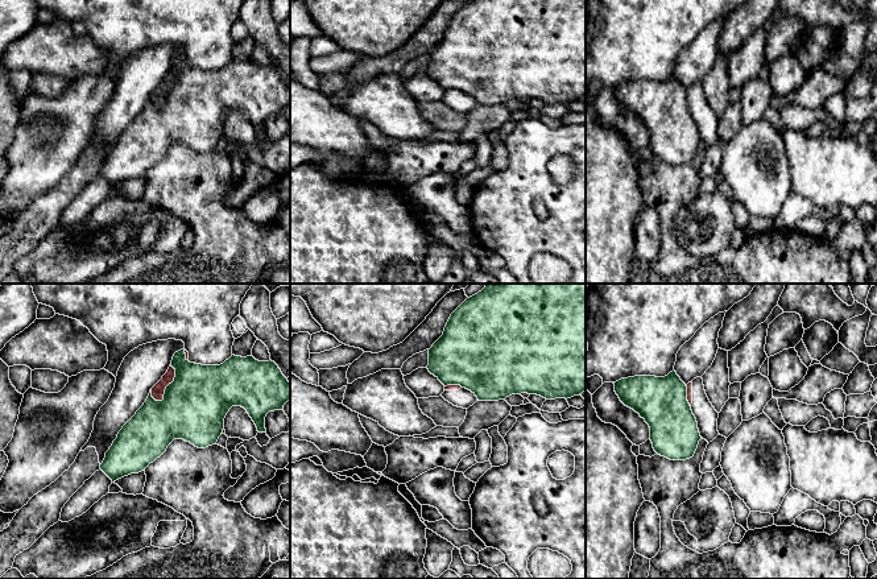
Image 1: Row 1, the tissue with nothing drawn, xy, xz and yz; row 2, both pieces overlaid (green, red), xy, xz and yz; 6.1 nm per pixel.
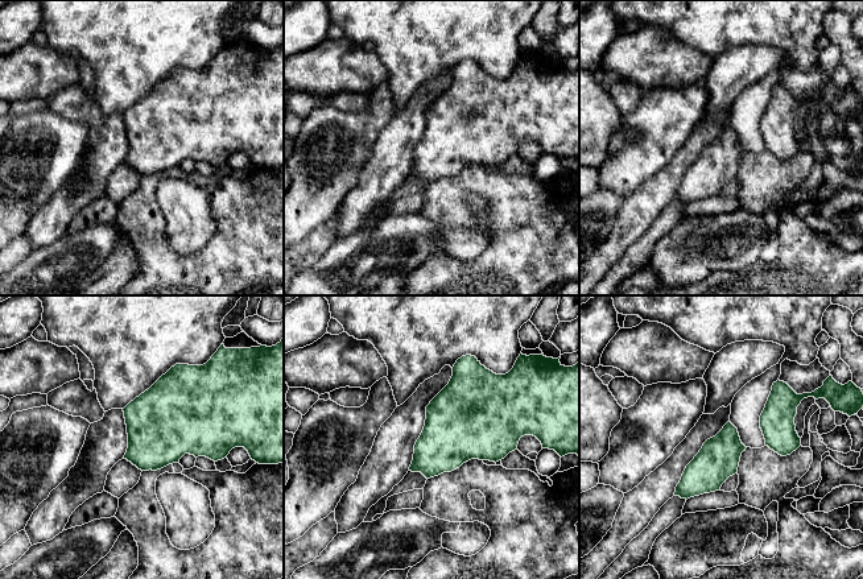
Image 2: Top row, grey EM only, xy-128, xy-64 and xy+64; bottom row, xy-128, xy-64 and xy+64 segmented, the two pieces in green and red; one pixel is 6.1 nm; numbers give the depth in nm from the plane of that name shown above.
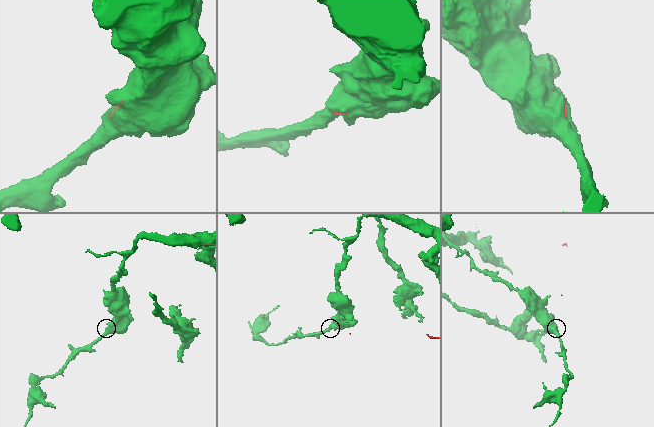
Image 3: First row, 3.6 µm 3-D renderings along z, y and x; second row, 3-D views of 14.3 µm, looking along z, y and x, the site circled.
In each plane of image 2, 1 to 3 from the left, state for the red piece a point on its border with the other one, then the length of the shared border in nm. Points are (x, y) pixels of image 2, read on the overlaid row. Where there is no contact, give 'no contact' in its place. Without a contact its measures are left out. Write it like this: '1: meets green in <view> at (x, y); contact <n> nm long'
1: no contact
2: no contact
3: no contact

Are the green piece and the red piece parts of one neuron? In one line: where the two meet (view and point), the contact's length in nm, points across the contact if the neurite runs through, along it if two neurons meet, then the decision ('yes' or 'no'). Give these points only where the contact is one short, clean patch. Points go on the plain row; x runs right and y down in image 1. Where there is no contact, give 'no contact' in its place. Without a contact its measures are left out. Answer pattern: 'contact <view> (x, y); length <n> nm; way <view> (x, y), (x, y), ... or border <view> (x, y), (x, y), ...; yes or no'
contact xy (168, 90); length 240 nm; border xy (170, 69), (174, 83), (166, 91), (164, 102), (156, 106); no

